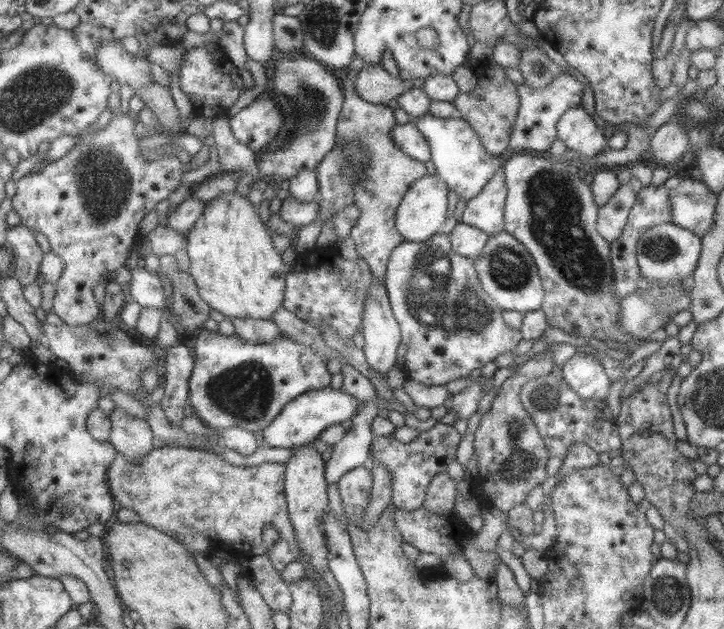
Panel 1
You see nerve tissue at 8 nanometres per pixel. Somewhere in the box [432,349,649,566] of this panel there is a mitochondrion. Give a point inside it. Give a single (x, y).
(522, 463)

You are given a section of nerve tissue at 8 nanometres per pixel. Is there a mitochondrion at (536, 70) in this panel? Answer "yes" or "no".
yes

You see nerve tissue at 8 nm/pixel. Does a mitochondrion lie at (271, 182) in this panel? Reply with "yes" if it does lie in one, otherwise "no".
no

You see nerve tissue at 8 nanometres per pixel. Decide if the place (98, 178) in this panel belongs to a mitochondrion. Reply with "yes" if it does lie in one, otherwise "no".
yes

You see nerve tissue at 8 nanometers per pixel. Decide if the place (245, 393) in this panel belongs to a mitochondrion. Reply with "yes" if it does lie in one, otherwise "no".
yes

